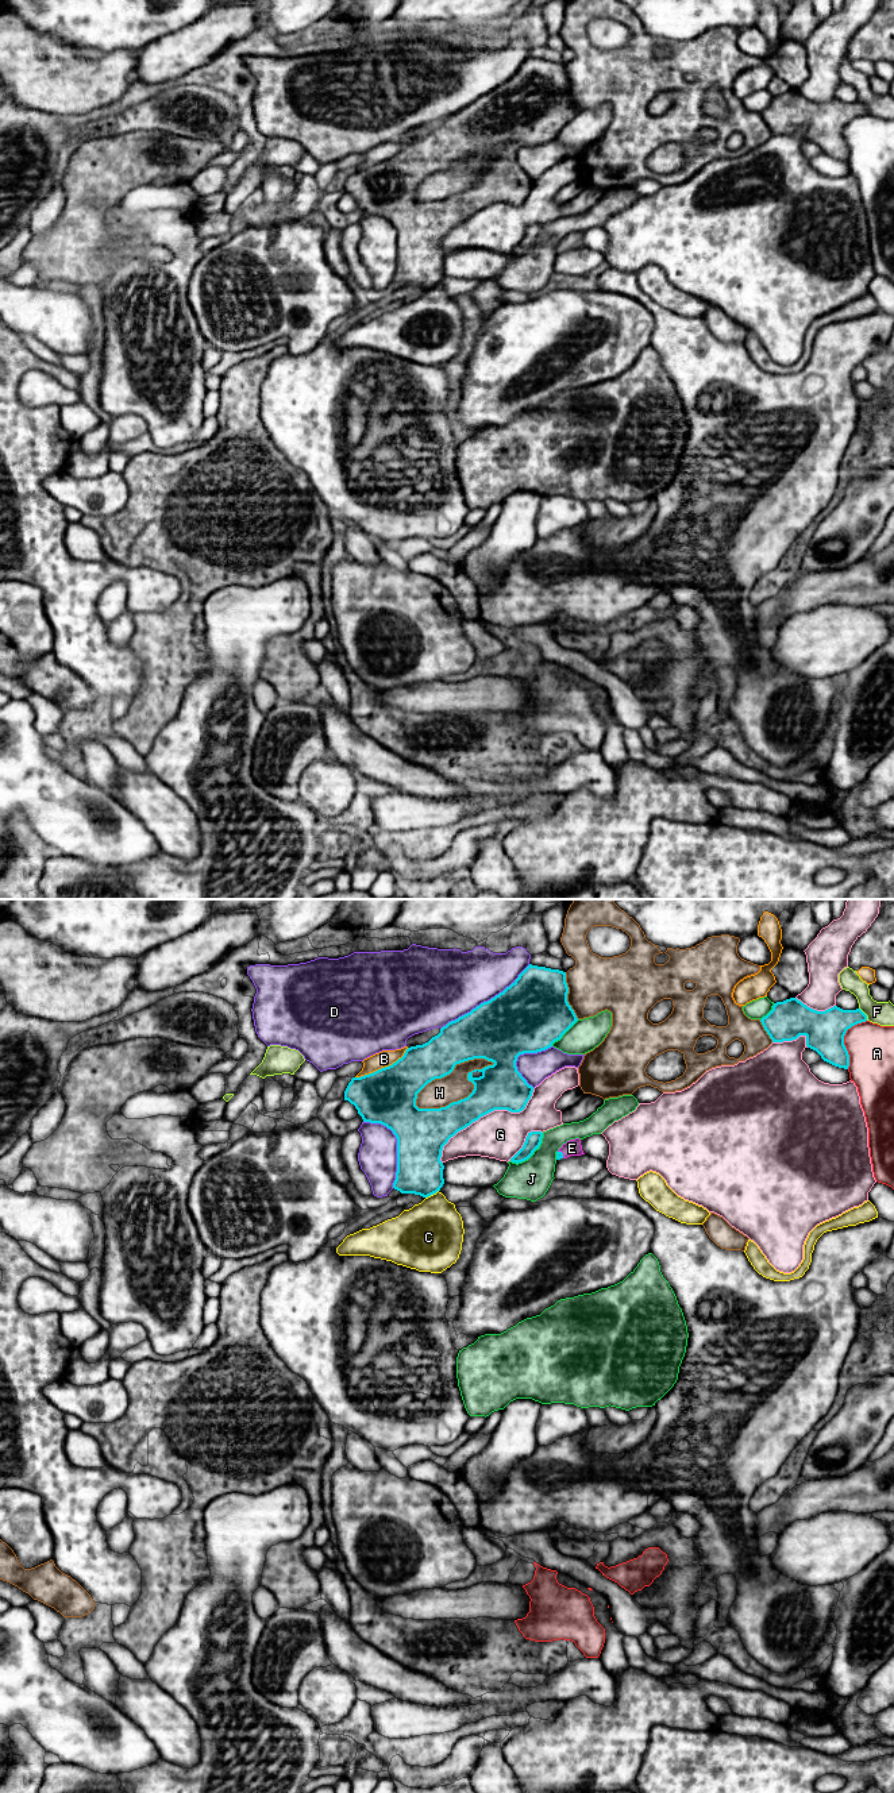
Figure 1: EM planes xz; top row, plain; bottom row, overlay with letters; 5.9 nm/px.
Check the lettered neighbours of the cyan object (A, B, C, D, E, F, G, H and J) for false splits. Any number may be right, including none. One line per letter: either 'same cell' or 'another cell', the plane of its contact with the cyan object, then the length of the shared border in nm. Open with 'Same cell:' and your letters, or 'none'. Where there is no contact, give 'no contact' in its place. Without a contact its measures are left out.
Same cell: E
A: another cell | xz | 320 nm
B: another cell | xz | 360 nm
C: another cell | xz | 90 nm
D: another cell | xz | 650 nm
E: same cell | xz | 60 nm
F: another cell | xz | 90 nm
G: another cell | xz | 700 nm
H: another cell | xz | 550 nm
J: another cell | xz | 260 nm

